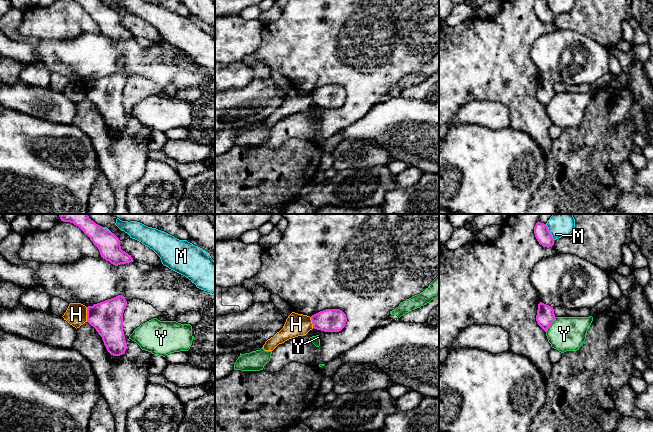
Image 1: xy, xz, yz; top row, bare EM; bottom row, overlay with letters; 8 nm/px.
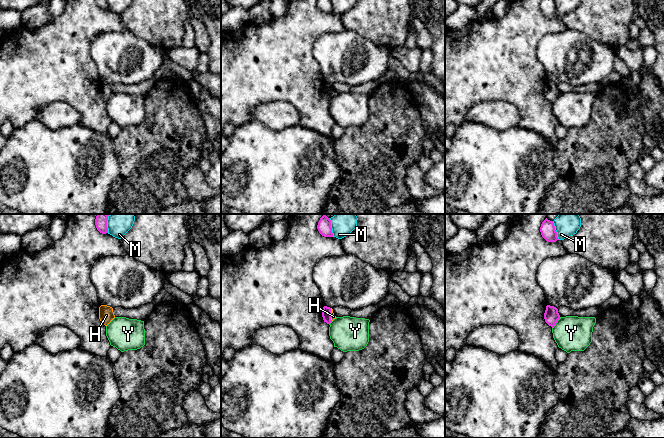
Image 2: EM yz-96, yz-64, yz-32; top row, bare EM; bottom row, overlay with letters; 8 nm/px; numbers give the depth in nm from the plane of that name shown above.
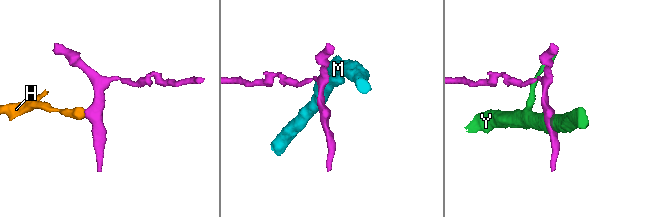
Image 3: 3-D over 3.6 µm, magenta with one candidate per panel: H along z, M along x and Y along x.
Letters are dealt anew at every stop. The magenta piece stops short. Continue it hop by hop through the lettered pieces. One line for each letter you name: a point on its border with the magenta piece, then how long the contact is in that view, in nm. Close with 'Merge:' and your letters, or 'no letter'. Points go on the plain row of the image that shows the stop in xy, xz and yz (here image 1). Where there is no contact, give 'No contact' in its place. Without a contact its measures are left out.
Merge: no letter

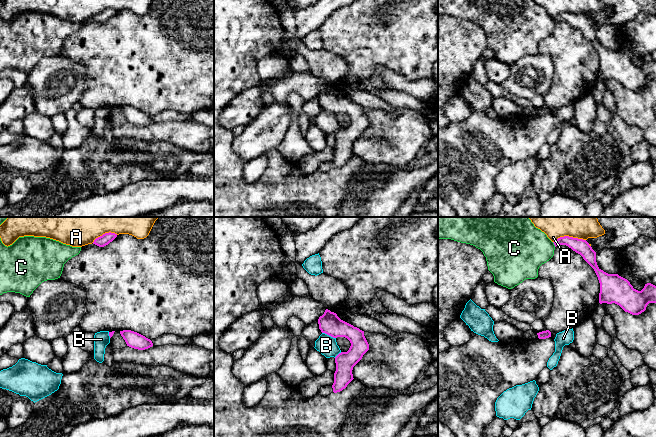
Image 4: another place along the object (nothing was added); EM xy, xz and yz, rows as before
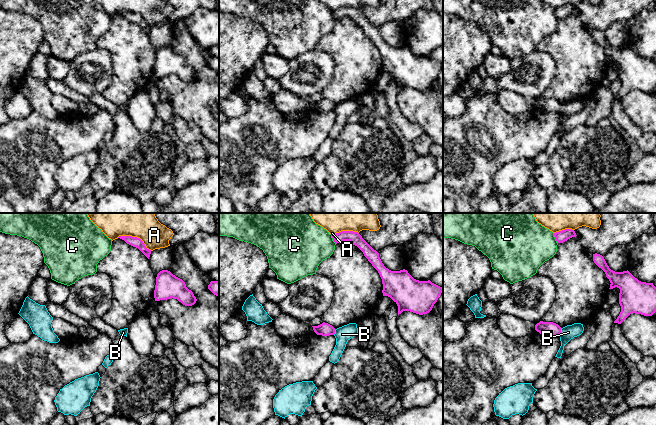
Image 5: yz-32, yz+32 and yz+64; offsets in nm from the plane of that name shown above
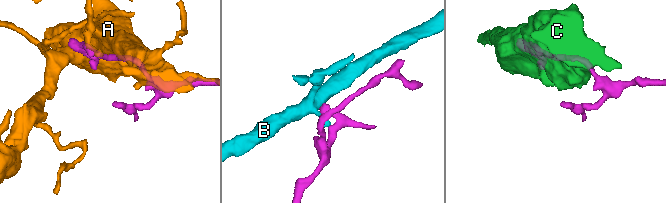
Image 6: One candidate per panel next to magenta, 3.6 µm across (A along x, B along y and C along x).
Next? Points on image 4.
Merge: no letter

